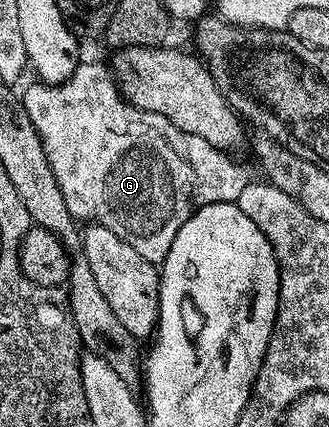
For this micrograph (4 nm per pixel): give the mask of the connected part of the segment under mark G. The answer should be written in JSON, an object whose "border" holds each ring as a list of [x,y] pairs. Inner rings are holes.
{"border":[[[83,60],[73,72],[73,76],[69,76],[69,80],[59,83],[58,86],[49,86],[46,82],[41,81],[36,81],[34,85],[29,87],[24,94],[21,94],[21,101],[25,112],[29,112],[29,120],[33,120],[33,128],[37,132],[37,136],[41,138],[41,144],[45,148],[45,156],[49,160],[49,168],[53,168],[53,176],[57,176],[57,188],[61,188],[61,196],[65,196],[65,204],[69,208],[69,212],[77,220],[91,218],[87,220],[109,228],[109,232],[121,236],[121,240],[125,240],[125,244],[129,244],[129,248],[141,252],[141,256],[145,256],[145,260],[162,264],[165,256],[169,256],[169,248],[173,248],[173,236],[177,236],[177,232],[181,232],[181,224],[185,224],[185,220],[192,212],[218,202],[238,203],[245,184],[249,184],[253,180],[253,174],[246,164],[243,162],[235,163],[228,151],[219,150],[213,144],[209,144],[209,140],[201,140],[201,136],[181,132],[181,128],[169,124],[169,120],[165,120],[165,116],[145,112],[128,102],[120,94],[119,87],[116,86],[115,79],[106,65],[98,66],[95,62]]]}

